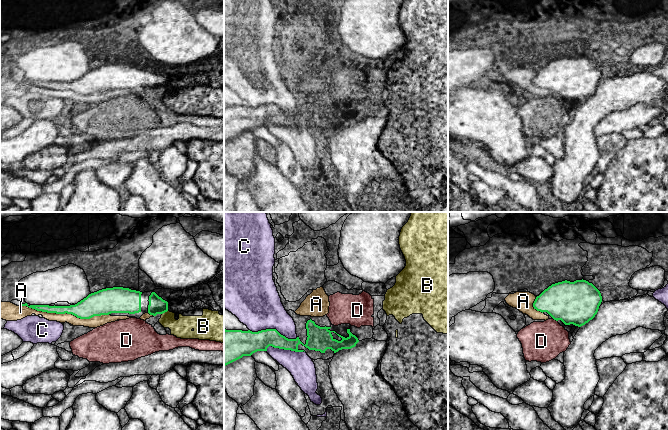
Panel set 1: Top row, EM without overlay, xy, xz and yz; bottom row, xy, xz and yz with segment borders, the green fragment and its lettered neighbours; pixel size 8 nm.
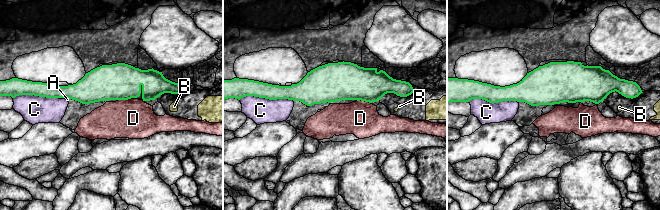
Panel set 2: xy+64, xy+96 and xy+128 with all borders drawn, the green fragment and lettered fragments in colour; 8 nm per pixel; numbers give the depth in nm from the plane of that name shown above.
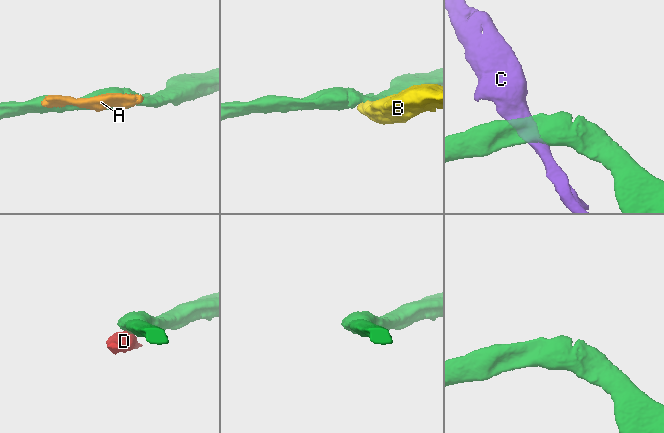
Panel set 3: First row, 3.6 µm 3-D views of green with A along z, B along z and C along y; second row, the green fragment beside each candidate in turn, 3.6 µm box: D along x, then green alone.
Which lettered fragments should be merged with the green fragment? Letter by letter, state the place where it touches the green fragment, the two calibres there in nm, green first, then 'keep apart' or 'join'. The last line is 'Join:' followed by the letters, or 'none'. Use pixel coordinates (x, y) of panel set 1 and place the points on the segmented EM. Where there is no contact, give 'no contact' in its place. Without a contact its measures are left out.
A: meets green in xy at (65, 312); 190 nm thick on the green side, 90 nm on the other; keep apart
B: meets green in xy at (164, 312); 140 nm thick on the green side, 160 nm on the other; keep apart
C: meets green in xz at (273, 329); 200 nm thick on the green side, 380 nm on the other; keep apart
D: meets green in yz at (555, 319); 340 nm thick on the green side, 320 nm on the other; keep apart
Join: none

